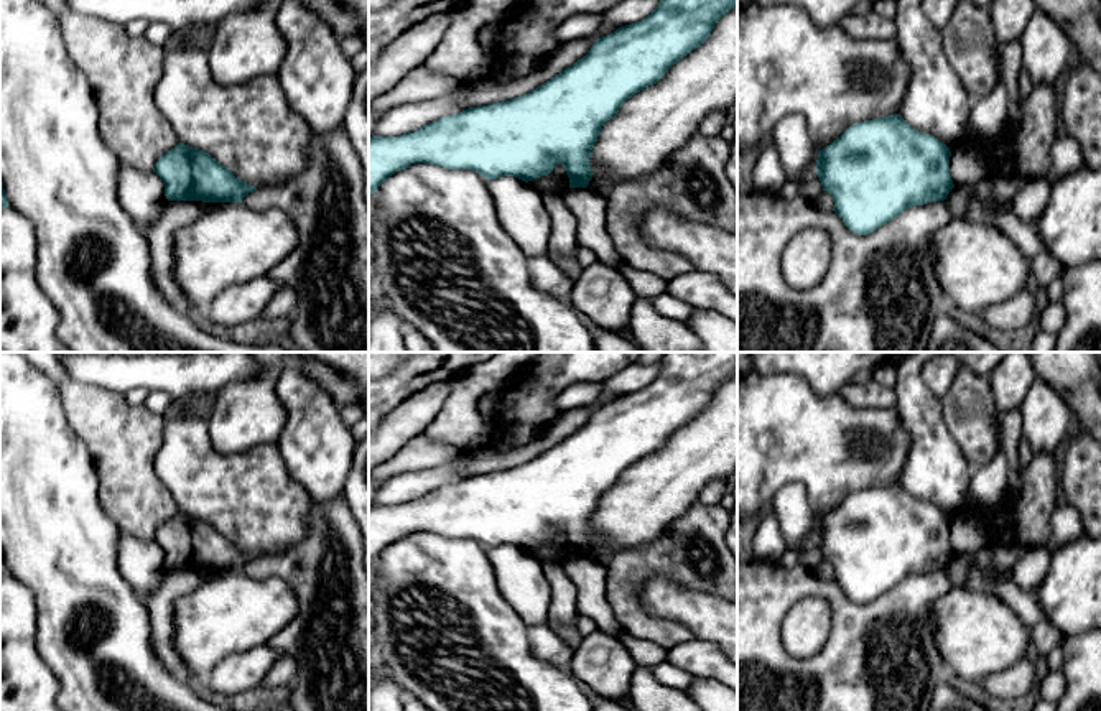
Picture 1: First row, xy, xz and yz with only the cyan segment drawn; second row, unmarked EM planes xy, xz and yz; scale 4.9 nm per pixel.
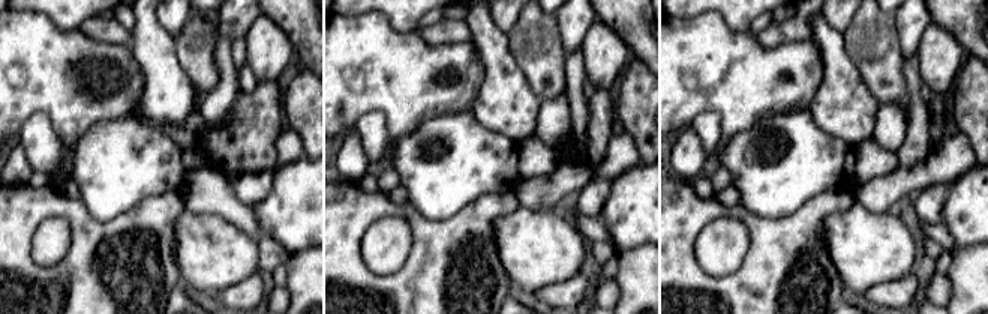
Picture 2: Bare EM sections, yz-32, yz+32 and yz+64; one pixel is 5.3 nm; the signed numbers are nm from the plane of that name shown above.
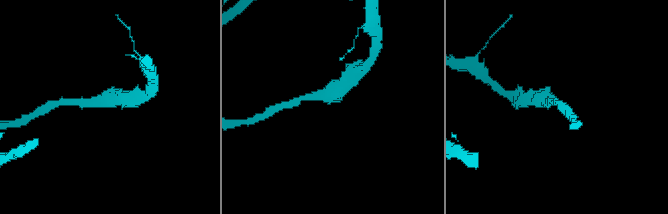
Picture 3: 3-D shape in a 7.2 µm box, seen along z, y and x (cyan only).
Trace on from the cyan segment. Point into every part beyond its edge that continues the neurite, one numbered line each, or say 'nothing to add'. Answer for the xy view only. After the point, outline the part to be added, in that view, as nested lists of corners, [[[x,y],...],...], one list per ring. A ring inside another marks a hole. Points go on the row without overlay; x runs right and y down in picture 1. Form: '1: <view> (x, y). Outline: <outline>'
nothing to add

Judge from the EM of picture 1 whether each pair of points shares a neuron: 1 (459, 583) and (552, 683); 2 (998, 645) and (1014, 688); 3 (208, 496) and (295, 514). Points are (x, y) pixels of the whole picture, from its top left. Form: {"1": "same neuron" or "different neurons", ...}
{"1": "same neuron", "2": "same neuron", "3": "same neuron"}

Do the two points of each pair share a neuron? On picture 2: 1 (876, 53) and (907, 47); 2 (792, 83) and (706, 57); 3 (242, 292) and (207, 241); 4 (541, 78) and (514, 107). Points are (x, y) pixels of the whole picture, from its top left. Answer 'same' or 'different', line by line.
1: different
2: same
3: same
4: different

